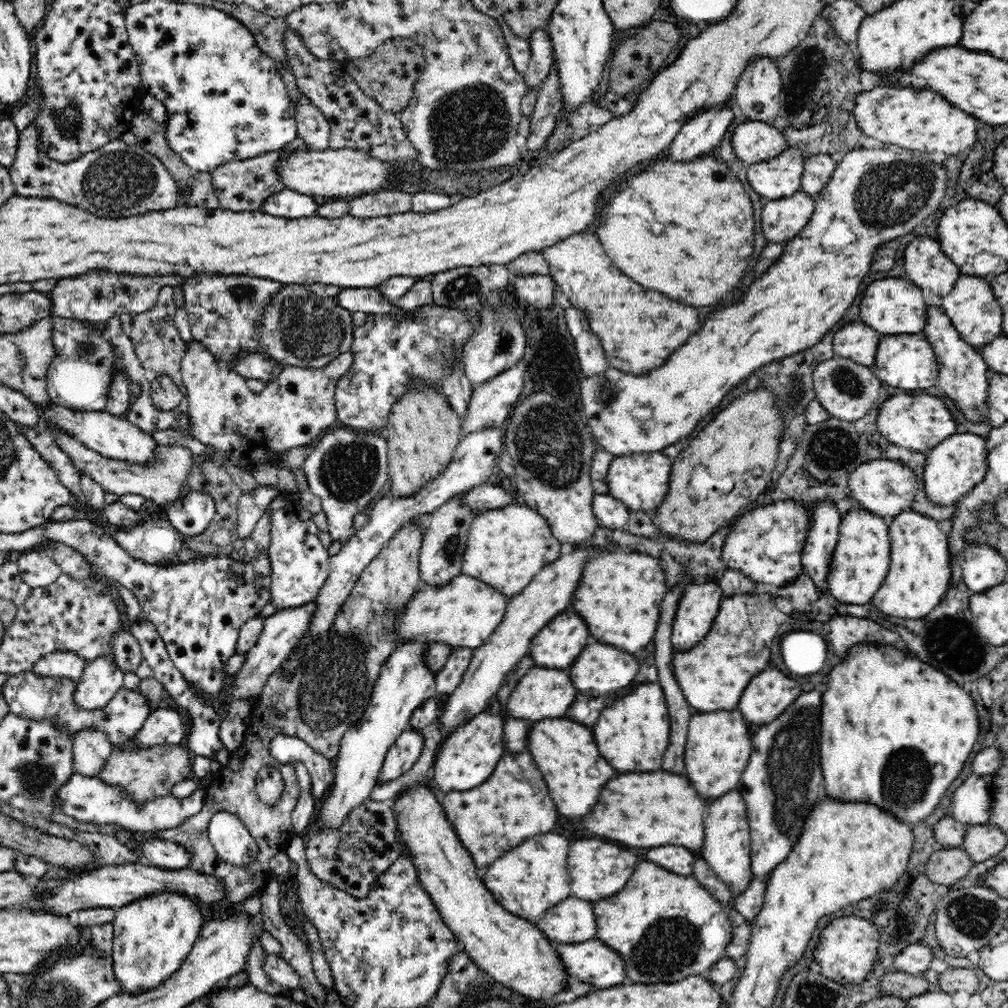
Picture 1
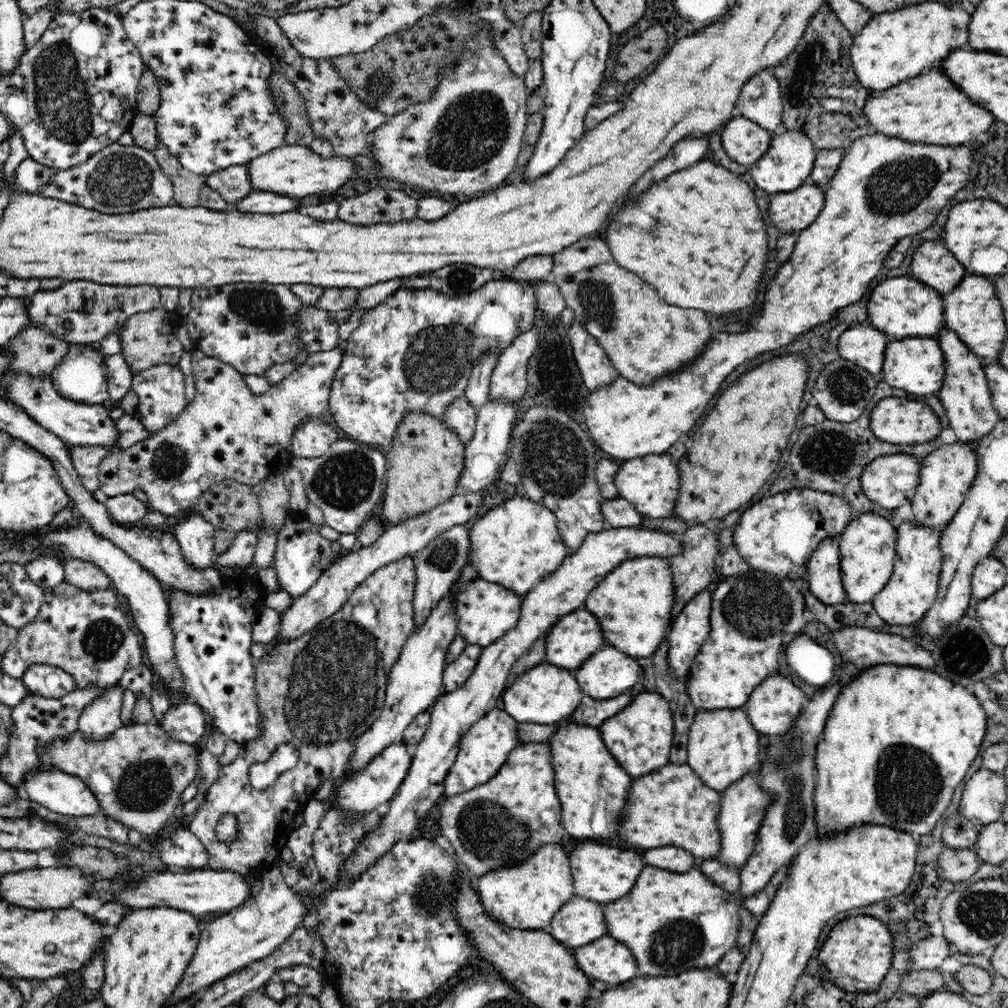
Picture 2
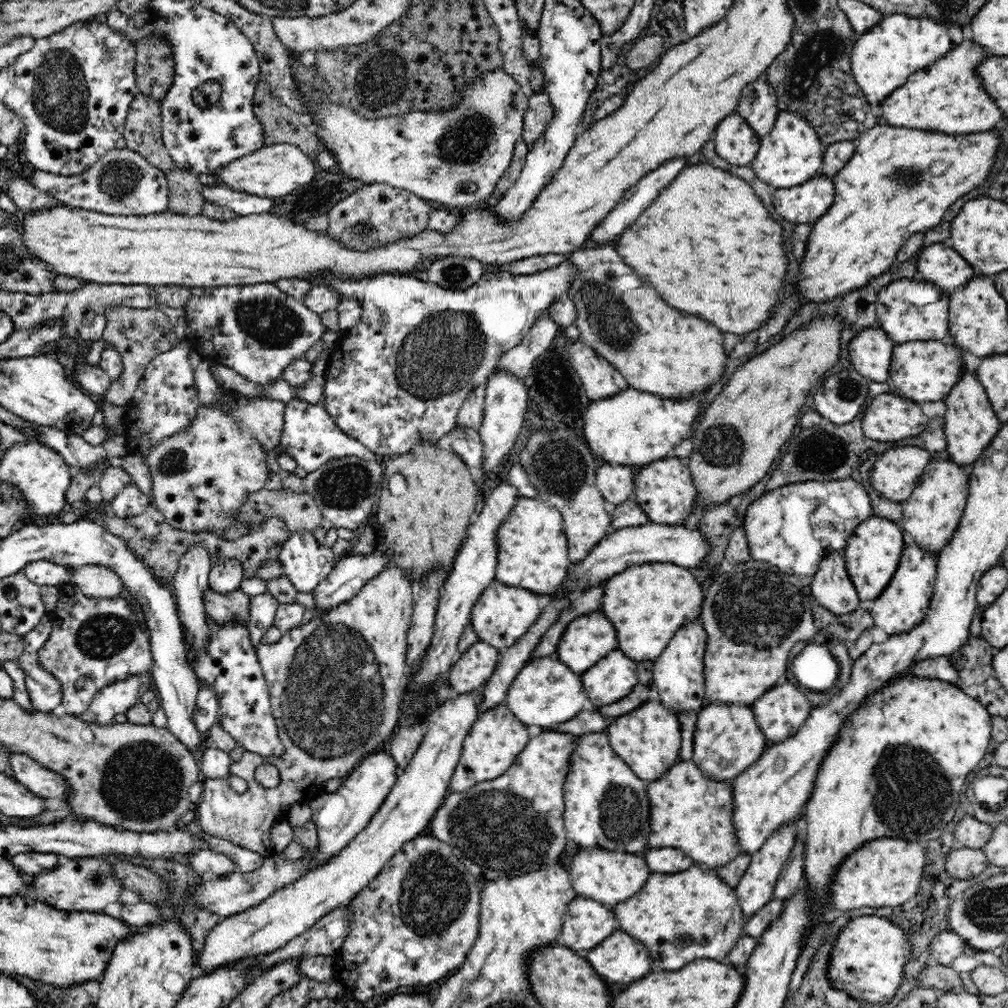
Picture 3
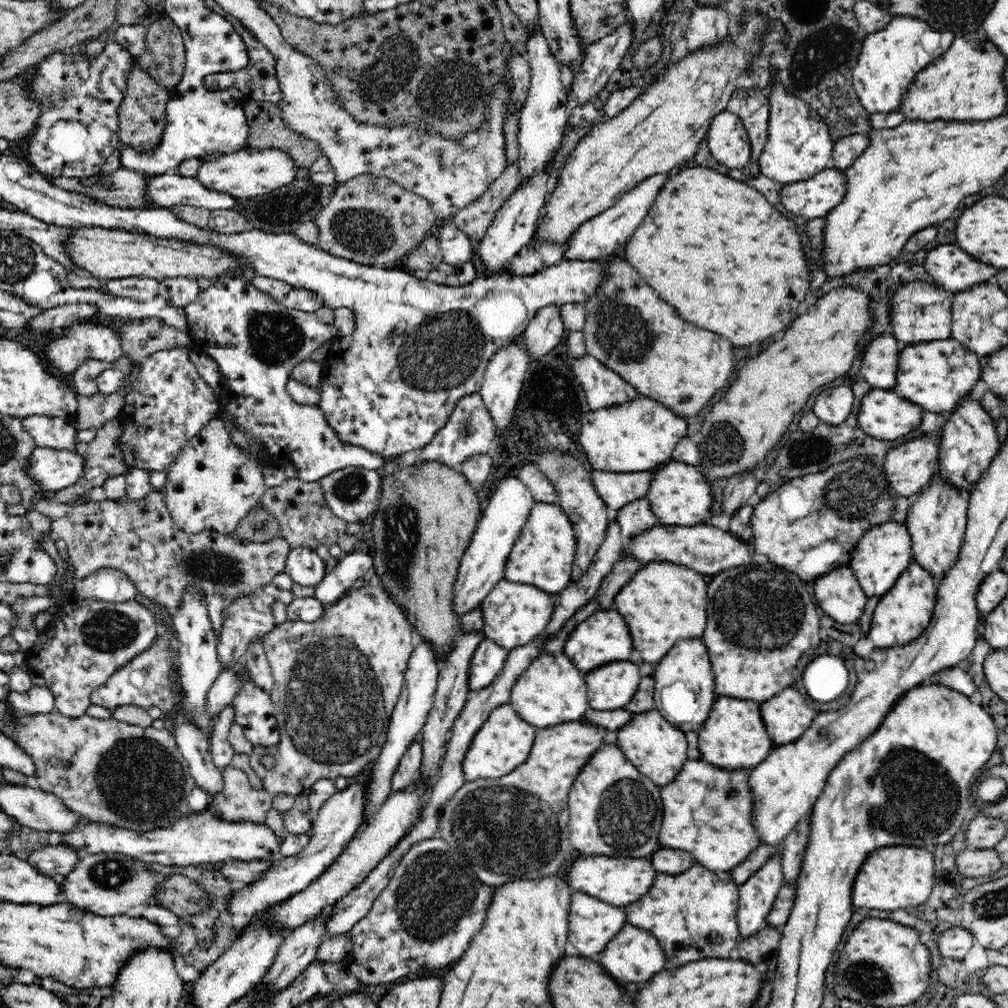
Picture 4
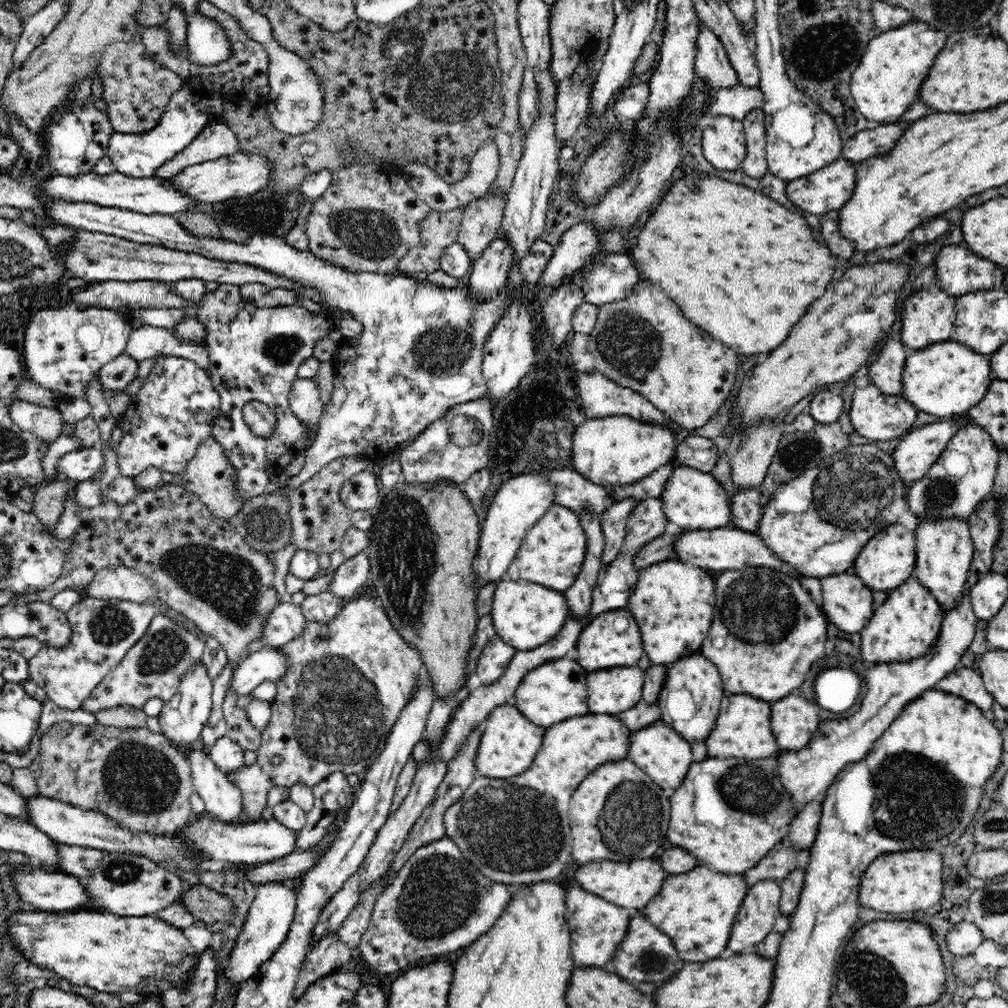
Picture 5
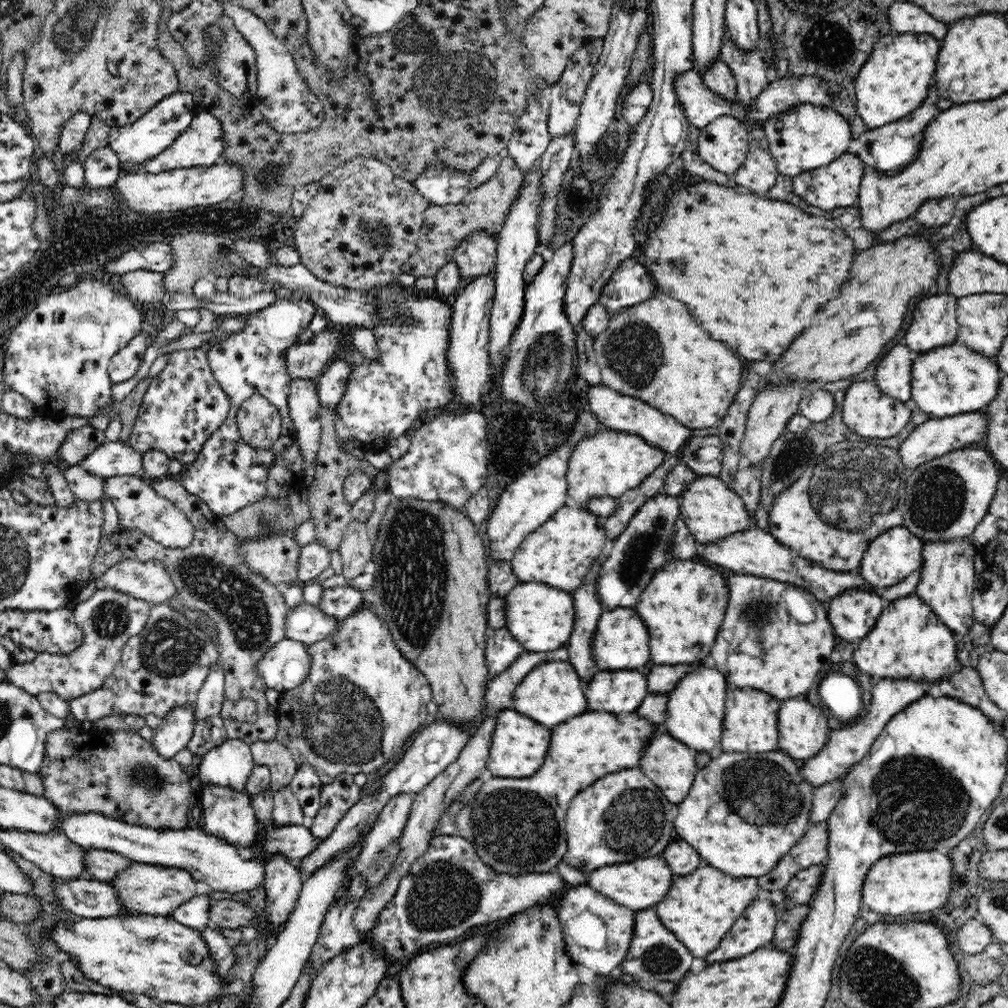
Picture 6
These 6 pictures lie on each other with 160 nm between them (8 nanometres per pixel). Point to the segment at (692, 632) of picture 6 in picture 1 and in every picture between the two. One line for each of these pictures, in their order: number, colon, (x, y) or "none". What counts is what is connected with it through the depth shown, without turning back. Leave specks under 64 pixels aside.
1: (619, 596)
2: (634, 602)
3: (646, 603)
4: (663, 602)
5: (673, 601)

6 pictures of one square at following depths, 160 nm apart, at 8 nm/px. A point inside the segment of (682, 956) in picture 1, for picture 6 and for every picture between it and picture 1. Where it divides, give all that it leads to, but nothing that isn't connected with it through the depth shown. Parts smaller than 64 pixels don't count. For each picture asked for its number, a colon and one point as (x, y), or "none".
2: (672, 922)
3: (694, 914)
4: (694, 915)
5: (697, 909)
6: (699, 909)

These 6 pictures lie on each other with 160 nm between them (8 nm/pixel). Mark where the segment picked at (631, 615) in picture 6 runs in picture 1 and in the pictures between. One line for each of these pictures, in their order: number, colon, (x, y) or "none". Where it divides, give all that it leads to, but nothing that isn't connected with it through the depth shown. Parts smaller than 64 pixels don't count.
1: (559, 643)
2: (575, 637)
3: (587, 638)
4: (603, 637)
5: (612, 639)

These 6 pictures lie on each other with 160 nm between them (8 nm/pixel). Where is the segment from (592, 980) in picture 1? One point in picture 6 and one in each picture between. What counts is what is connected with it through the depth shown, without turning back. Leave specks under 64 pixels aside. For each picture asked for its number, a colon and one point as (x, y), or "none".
2: (606, 959)
3: (618, 958)
4: (634, 955)
5: (647, 955)
6: (654, 954)

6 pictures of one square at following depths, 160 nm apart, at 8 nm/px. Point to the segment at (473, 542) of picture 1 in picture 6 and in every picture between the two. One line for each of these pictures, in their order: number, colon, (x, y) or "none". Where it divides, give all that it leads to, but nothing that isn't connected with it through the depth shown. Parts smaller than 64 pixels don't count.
2: (516, 543)
3: (532, 549)
4: (543, 553)
5: (551, 553)
6: (559, 554)

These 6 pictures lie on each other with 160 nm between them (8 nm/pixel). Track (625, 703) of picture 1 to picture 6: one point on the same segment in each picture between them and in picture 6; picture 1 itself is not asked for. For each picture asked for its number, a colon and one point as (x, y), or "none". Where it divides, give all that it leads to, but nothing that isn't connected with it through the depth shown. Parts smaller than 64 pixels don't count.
2: (640, 737)
3: (654, 747)
4: (658, 749)
5: (663, 754)
6: (671, 765)

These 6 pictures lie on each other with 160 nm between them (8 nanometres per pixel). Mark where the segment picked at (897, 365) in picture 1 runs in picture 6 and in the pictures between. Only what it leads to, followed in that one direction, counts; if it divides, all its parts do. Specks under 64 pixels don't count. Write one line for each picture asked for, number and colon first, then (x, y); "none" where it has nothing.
2: (916, 366)
3: (924, 371)
4: (925, 376)
5: (945, 380)
6: (954, 380)

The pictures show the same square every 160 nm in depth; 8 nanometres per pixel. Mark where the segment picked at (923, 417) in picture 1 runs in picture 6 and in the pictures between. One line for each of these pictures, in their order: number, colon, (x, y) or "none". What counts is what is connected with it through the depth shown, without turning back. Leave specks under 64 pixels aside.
2: (896, 420)
3: (887, 418)
4: (883, 415)
5: (875, 415)
6: (866, 410)

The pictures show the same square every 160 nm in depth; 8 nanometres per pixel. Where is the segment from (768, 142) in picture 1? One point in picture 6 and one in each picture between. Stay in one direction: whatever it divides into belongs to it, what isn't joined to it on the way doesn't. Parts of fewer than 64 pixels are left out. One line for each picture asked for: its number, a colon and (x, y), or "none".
2: (745, 142)
3: (735, 141)
4: (727, 140)
5: (723, 141)
6: (723, 144)

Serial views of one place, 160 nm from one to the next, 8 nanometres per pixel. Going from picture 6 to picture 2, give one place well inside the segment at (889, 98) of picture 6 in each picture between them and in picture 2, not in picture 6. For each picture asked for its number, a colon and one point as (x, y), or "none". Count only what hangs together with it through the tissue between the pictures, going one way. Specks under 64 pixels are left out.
2: (894, 46)
3: (899, 45)
4: (891, 57)
5: (892, 70)

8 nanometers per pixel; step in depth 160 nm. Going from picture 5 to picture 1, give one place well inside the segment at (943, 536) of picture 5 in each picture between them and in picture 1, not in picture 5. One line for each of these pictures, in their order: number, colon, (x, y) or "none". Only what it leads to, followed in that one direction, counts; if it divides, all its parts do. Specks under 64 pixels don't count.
1: (955, 466)
2: (946, 475)
3: (931, 514)
4: (937, 522)

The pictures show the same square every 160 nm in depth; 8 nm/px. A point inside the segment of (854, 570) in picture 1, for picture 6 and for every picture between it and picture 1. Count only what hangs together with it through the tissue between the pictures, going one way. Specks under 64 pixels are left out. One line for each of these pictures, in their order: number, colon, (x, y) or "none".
2: (868, 545)
3: (873, 552)
4: (884, 552)
5: (888, 559)
6: (893, 555)

